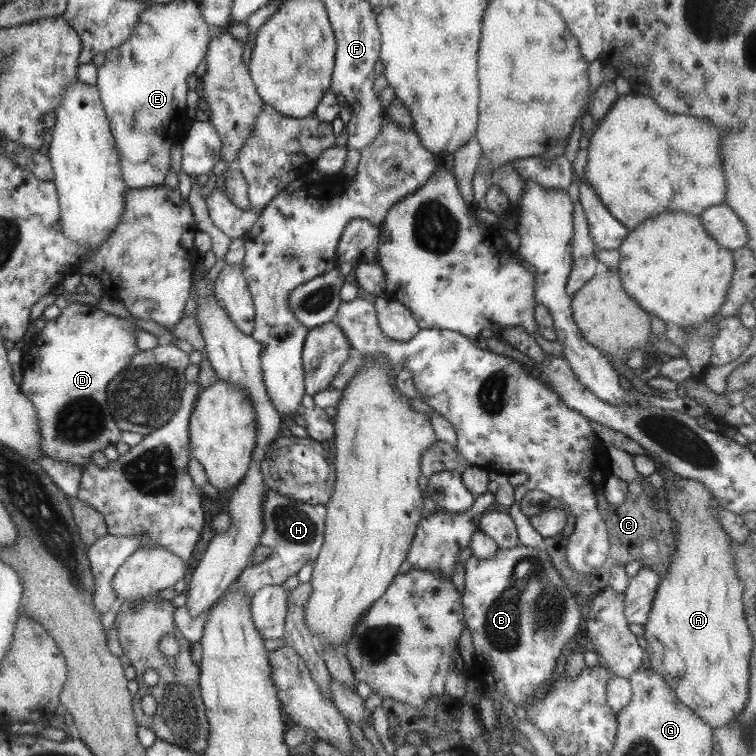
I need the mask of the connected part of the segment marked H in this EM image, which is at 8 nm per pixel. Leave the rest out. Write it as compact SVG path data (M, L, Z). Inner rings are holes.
M265 489L260 505L263 528L259 536L259 545L271 550L271 555L255 566L247 566L239 574L236 585L244 590L243 598L248 599L253 597L253 593L262 586L280 586L307 562L314 562L324 541L325 506L311 506L269 489Z

